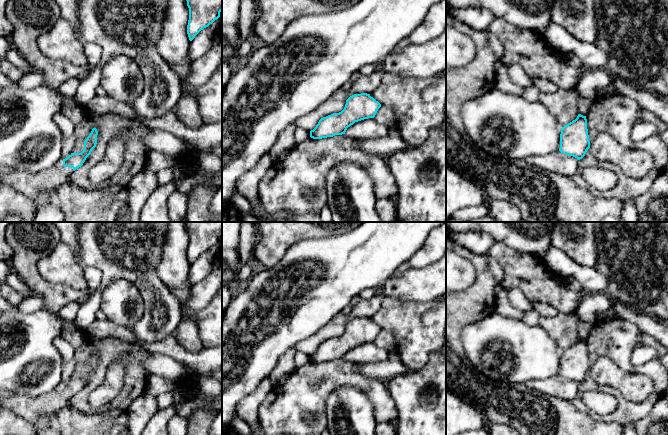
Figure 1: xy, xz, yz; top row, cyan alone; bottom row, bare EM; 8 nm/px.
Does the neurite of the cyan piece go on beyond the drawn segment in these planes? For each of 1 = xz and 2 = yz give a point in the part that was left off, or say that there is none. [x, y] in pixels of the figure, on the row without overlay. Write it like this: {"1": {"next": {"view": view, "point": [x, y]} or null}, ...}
{"1": {"next": null}, "2": {"next": null}}

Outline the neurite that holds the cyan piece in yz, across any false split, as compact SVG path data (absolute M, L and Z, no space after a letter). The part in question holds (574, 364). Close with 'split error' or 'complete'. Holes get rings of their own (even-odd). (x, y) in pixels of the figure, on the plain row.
M578 338L575 344L562 351L559 375L580 384L589 372L587 343L586 340Z | complete

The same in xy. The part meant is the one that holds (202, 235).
M187 222L189 244L187 258L192 265L204 252L220 241L222 222Z | complete

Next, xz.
M354 318L346 324L344 333L319 344L316 351L310 355L313 363L333 361L345 358L348 351L355 346L374 342L381 328L370 318Z | complete

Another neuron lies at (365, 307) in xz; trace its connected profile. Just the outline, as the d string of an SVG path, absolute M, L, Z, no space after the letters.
M382 288L377 289L375 295L370 299L361 299L350 314L339 312L333 322L345 325L354 318L367 317L370 318L373 314L379 311L385 294Z

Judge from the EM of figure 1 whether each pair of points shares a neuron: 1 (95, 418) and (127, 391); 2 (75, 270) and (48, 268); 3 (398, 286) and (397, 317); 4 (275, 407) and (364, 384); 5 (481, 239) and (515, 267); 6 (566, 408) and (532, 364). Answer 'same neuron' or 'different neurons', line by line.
1: different neurons
2: same neuron
3: different neurons
4: same neuron
5: different neurons
6: different neurons

